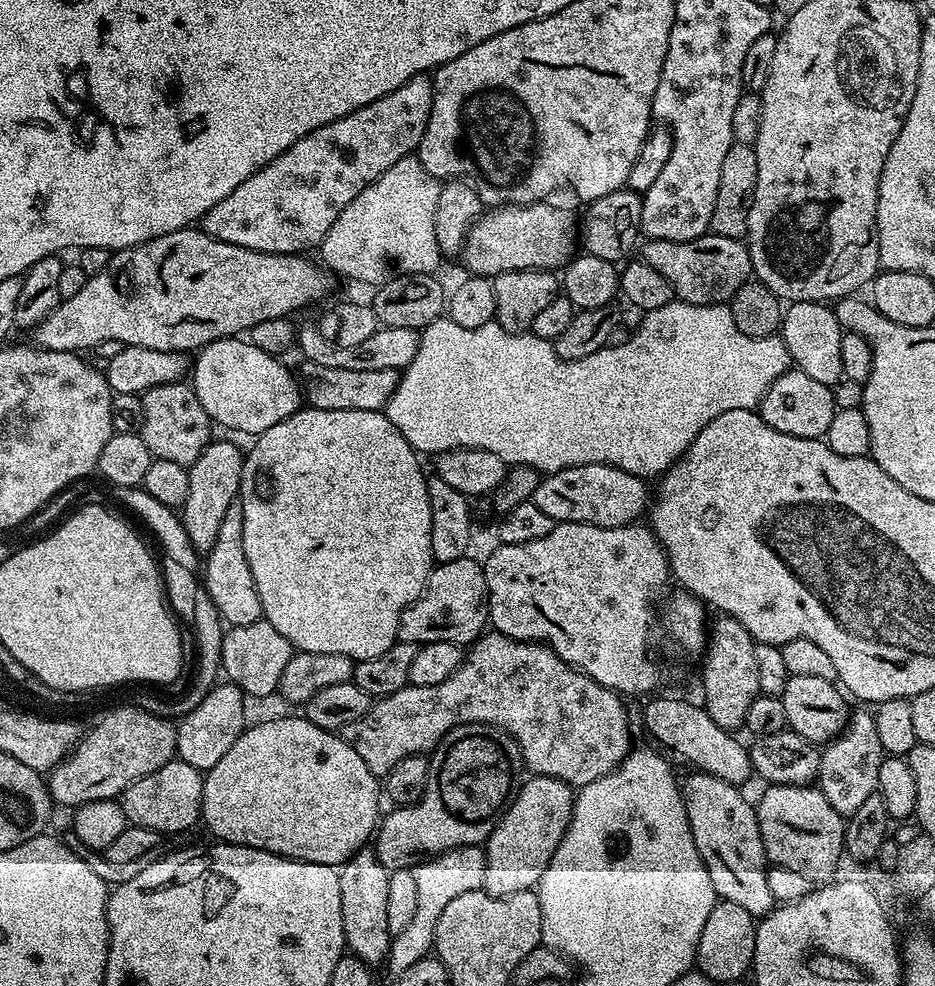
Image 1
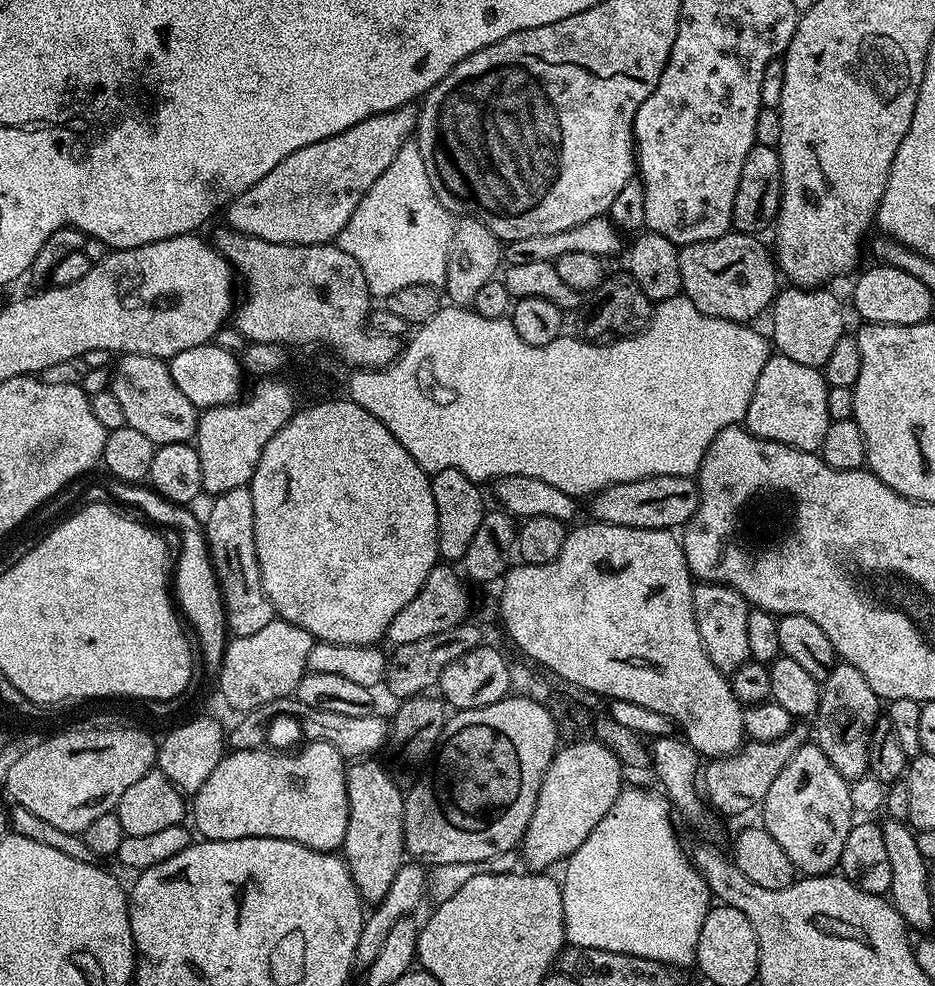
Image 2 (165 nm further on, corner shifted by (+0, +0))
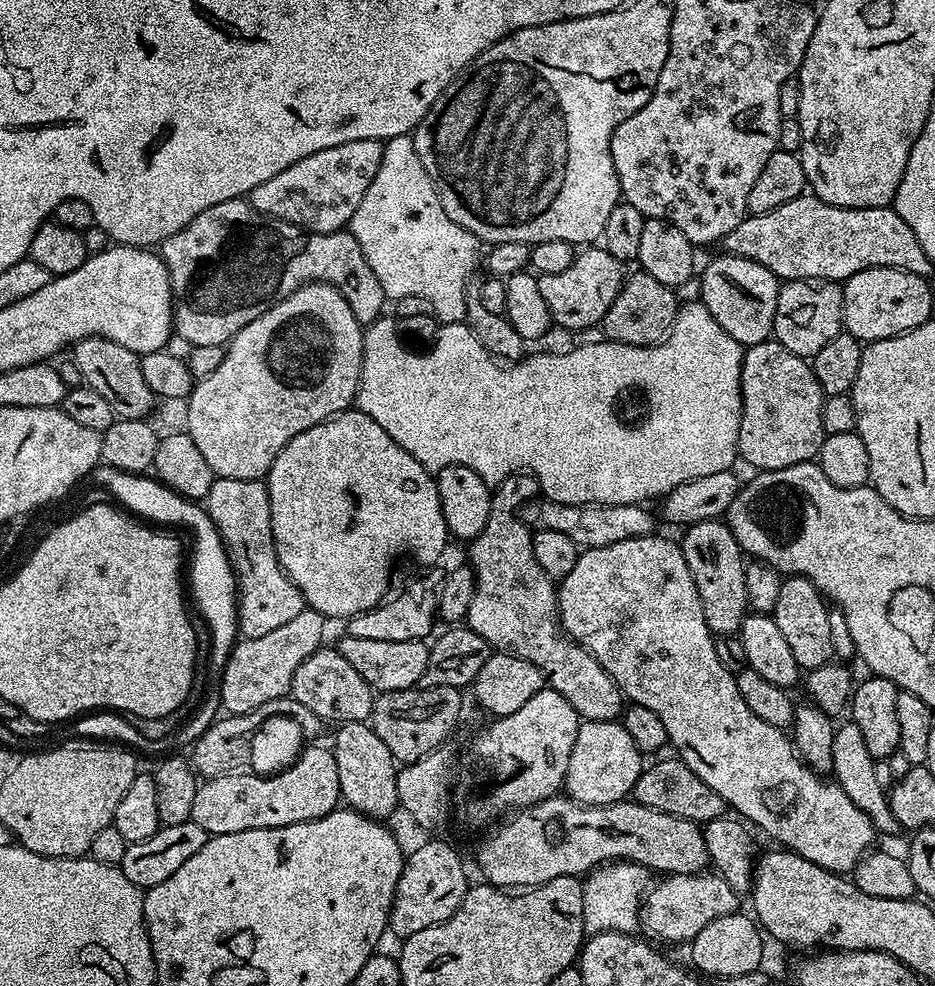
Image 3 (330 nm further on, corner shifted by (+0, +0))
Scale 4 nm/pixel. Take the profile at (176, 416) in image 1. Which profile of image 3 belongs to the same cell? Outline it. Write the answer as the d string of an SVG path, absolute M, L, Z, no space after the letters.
M91 336L85 340L76 341L71 349L70 358L81 371L83 383L89 388L98 390L98 394L102 394L102 398L110 402L119 419L142 420L151 417L151 412L153 415L158 397L146 384L146 377L142 374L140 365L140 356L137 353L126 350L126 346L118 346L118 342L110 342L101 336Z

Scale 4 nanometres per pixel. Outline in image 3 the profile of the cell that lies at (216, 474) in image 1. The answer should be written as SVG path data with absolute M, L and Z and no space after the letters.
M323 282L294 290L294 294L266 309L254 322L242 326L236 337L228 341L218 370L196 380L187 398L190 410L187 434L194 438L213 477L264 480L274 458L278 458L290 438L349 411L360 385L363 349L364 328L354 318L350 302L335 286Z

